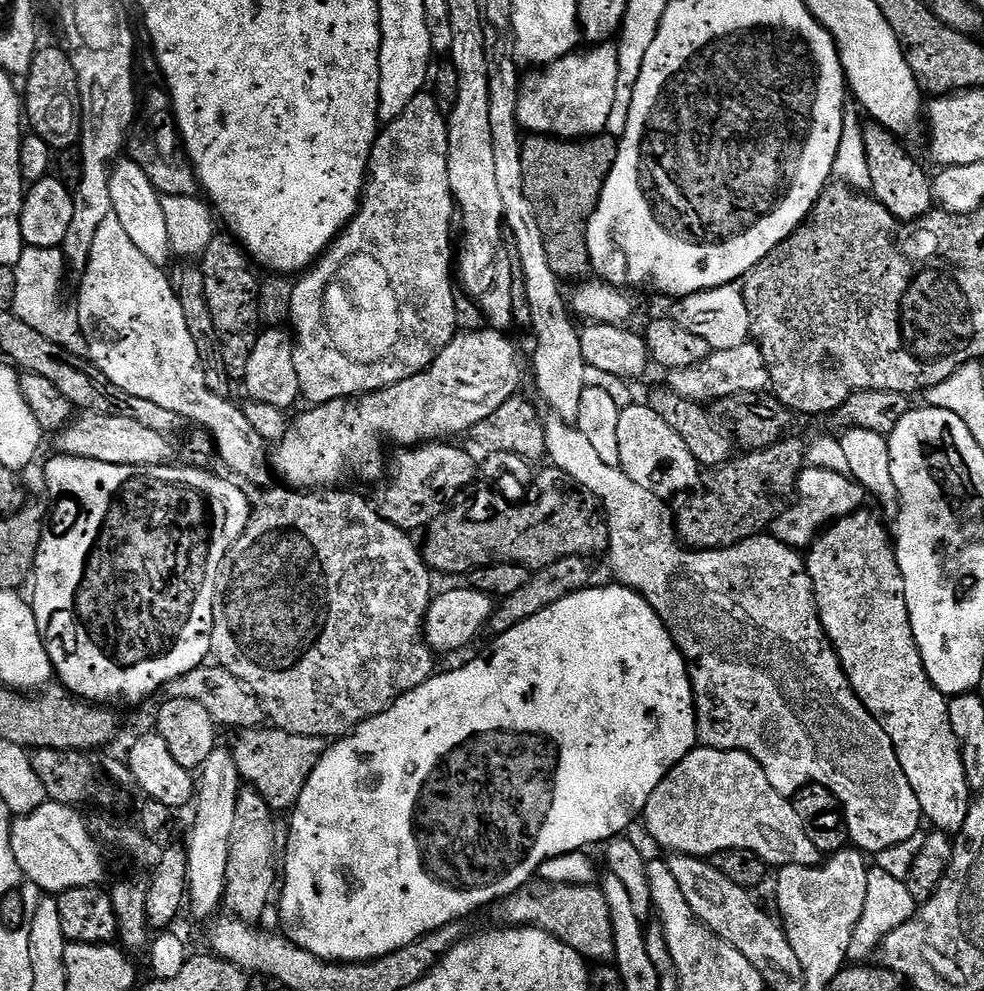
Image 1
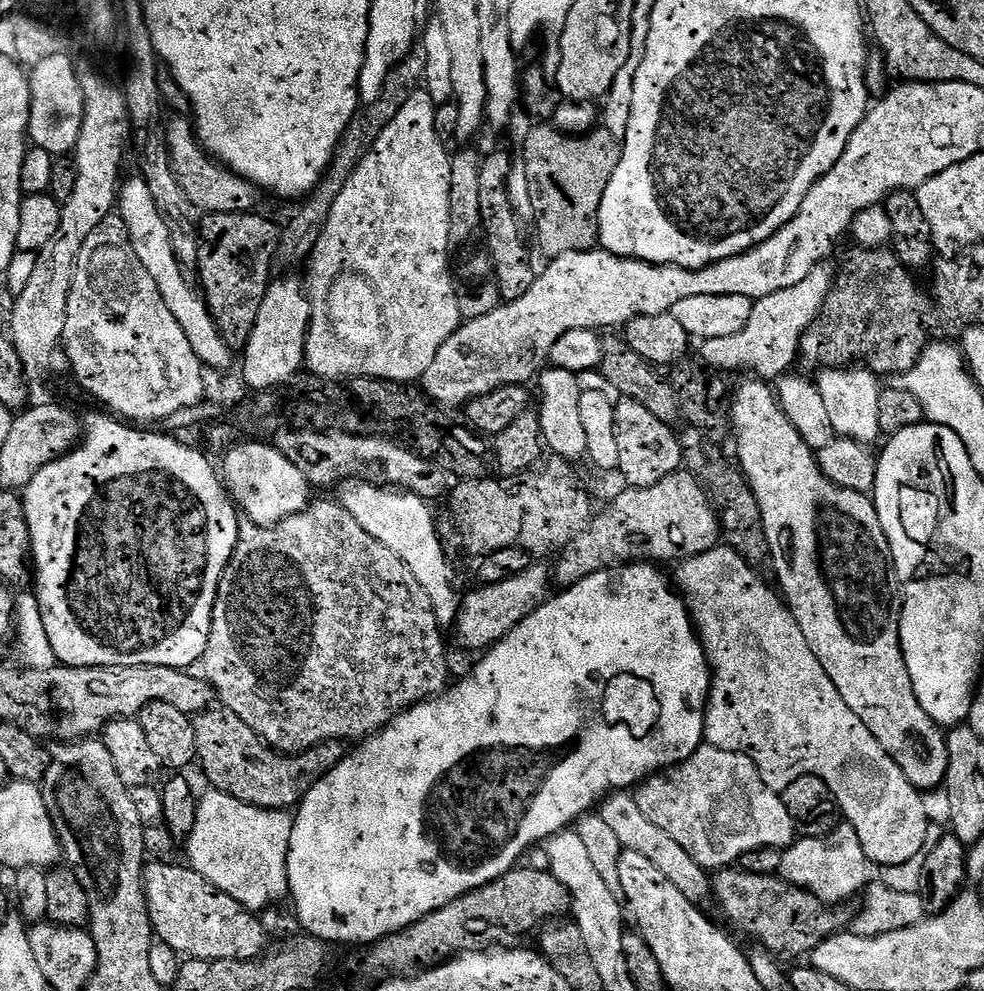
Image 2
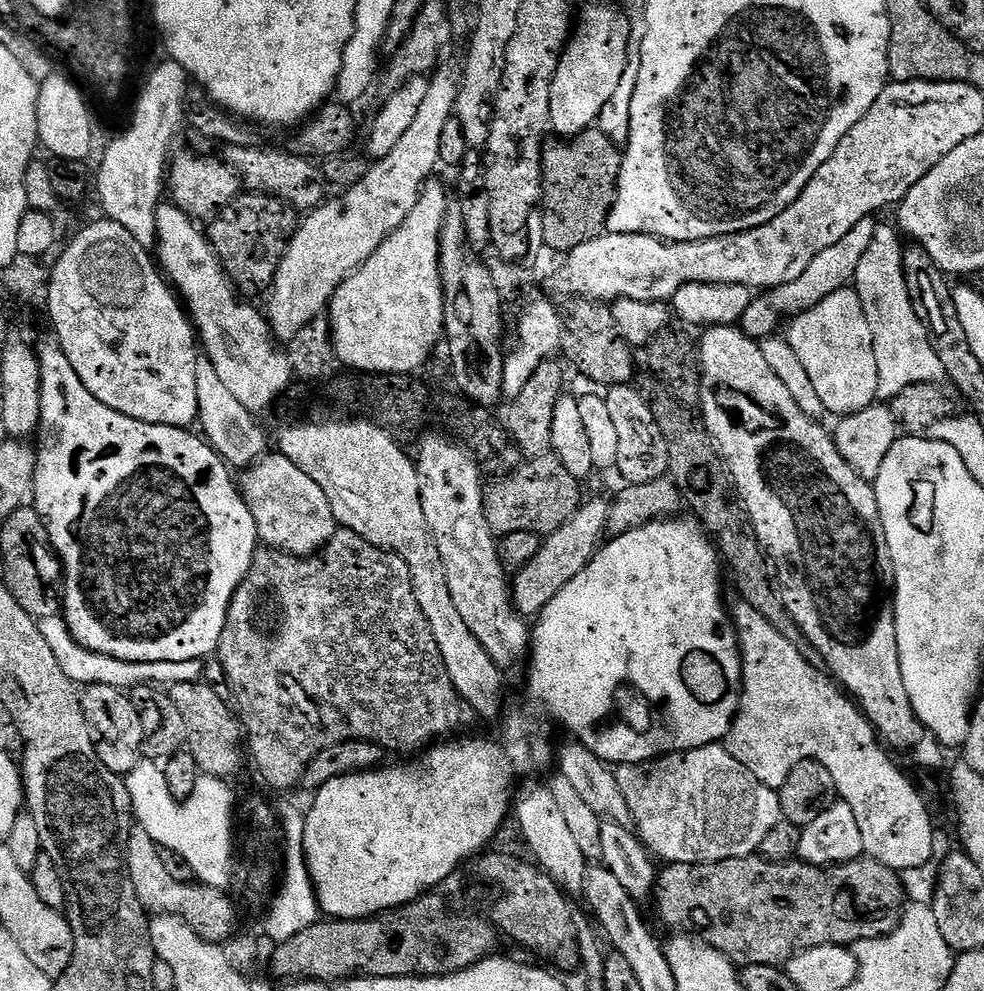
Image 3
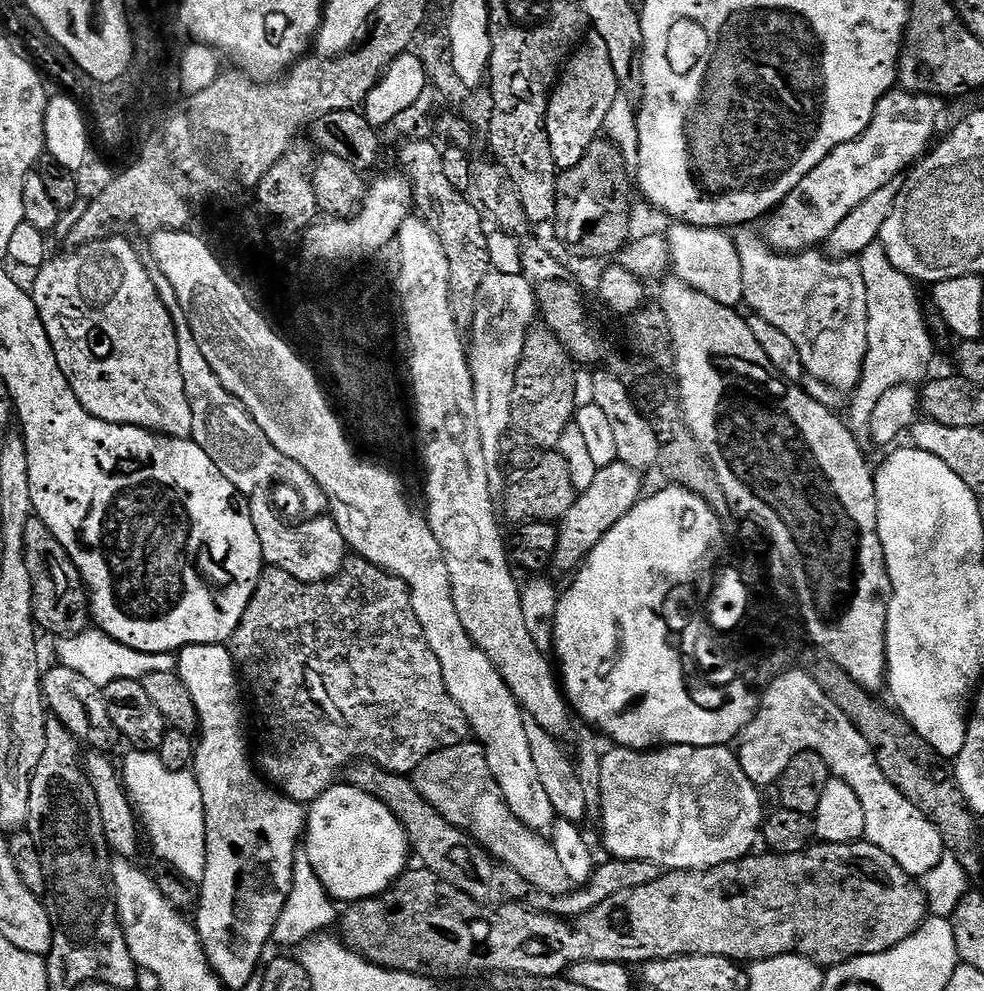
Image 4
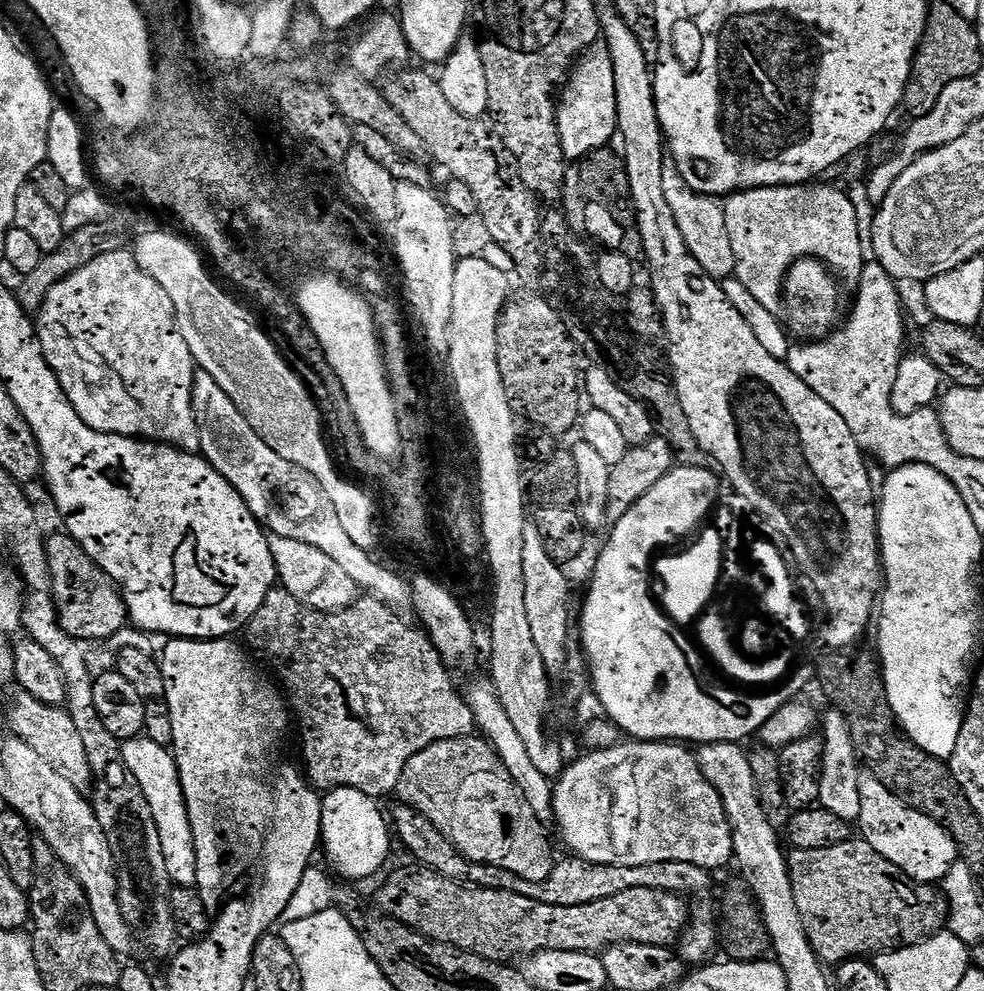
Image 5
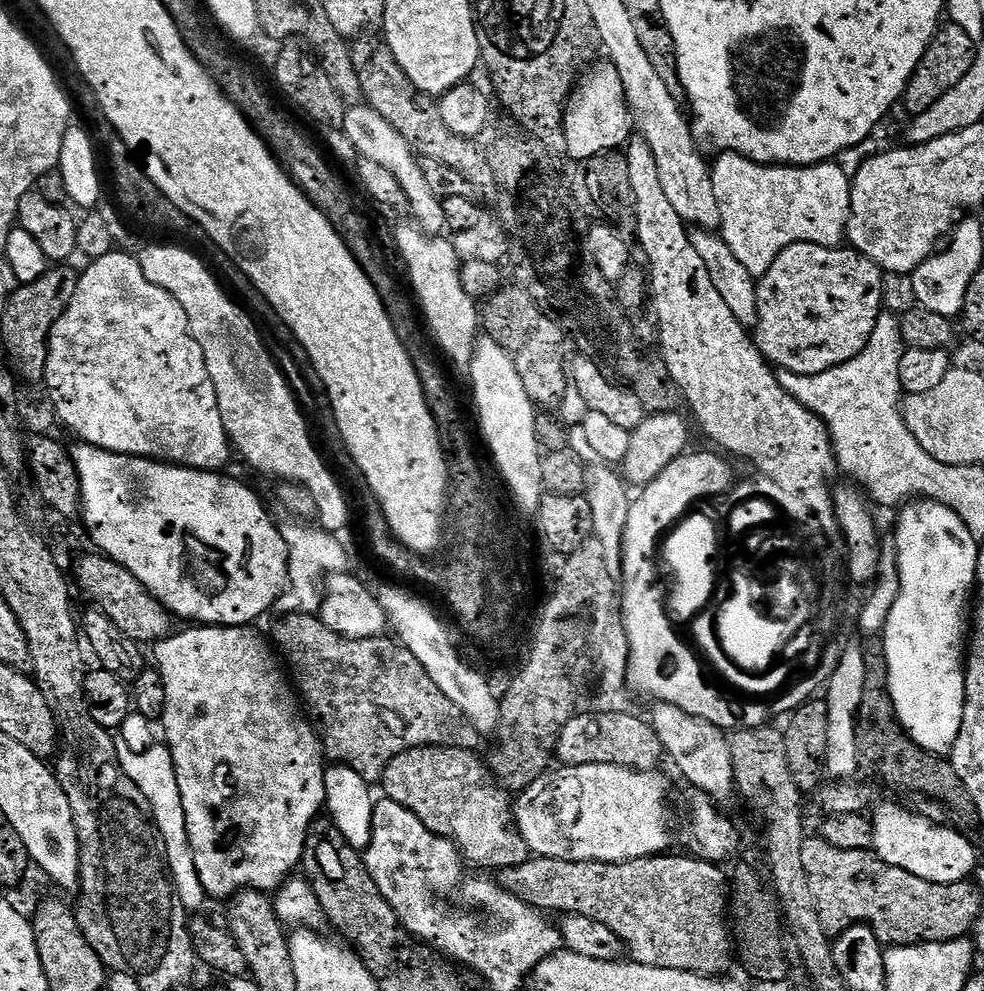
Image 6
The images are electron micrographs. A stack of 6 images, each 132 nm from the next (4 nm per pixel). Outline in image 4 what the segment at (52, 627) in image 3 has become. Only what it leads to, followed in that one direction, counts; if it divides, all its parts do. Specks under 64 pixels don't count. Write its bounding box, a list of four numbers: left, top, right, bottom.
[55,630,178,690]

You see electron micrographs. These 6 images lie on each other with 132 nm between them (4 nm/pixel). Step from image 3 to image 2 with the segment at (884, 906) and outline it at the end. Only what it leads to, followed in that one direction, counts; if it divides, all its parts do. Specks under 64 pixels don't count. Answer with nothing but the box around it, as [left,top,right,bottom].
[711,866,838,958]

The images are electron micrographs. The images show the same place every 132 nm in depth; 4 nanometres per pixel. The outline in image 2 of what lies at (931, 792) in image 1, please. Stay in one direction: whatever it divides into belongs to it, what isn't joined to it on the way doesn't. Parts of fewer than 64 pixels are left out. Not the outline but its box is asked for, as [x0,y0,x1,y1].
[730,379,948,790]

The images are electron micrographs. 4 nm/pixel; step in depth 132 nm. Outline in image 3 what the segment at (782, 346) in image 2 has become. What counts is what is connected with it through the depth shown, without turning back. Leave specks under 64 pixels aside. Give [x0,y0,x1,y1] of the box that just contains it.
[741,218,877,339]

